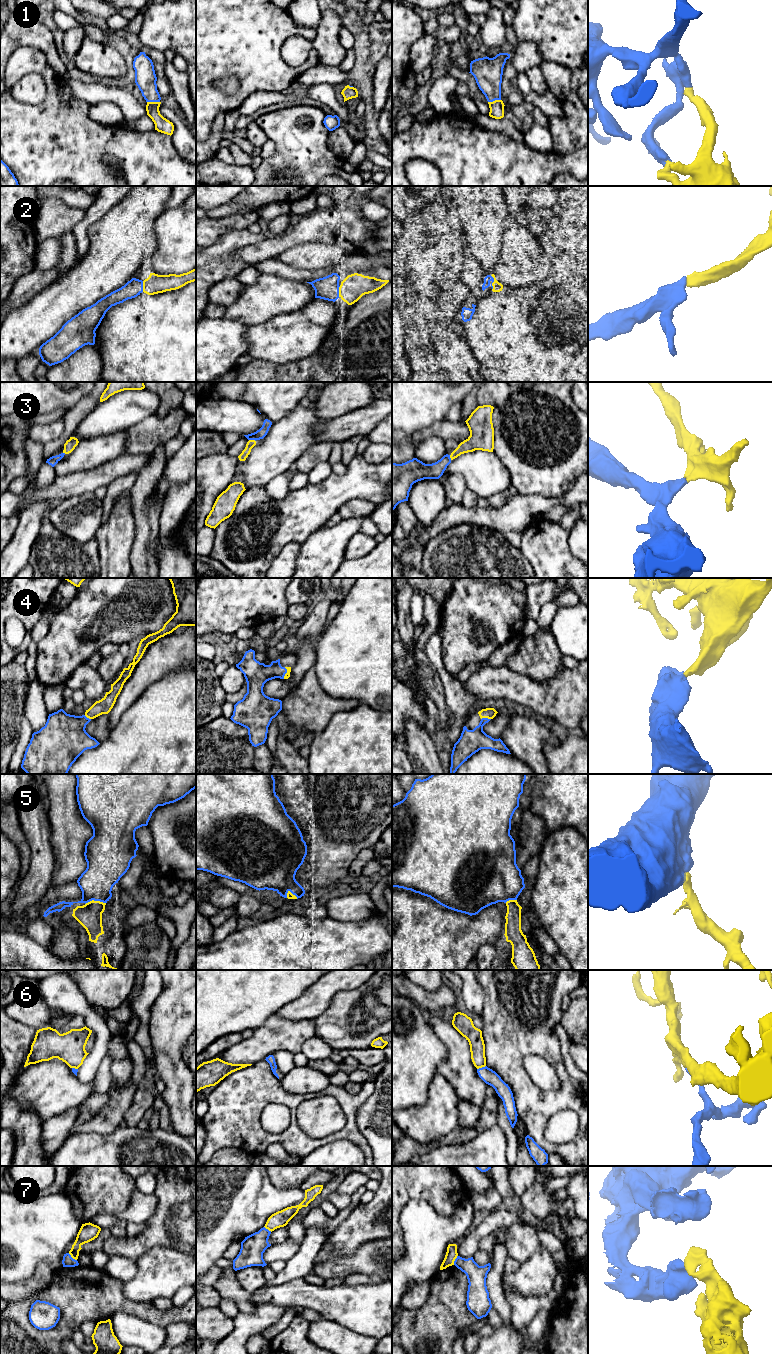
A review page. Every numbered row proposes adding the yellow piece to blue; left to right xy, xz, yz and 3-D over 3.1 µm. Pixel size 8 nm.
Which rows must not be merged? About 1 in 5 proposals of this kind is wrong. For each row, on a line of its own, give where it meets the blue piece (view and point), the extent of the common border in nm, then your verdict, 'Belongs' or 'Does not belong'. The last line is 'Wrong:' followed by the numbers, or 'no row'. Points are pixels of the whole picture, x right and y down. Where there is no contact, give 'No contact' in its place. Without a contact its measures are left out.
1: Touches blue at xy (153, 101). Shared border 100 nm. Belongs
2: Touches blue at yz (493, 281). Shared border 120 nm. Belongs
3: Touches blue at xz (252, 439). Shared border 60 nm. Belongs
4: Touches blue at yz (485, 718). Shared border 80 nm. Belongs
5: Touches blue at xy (95, 900). Shared border 170 nm. Belongs
6: Touches blue at yz (482, 1067). Shared border 80 nm. Belongs
7: Touches blue at xy (71, 1257). Shared border 90 nm. Does not belong
Wrong: 7

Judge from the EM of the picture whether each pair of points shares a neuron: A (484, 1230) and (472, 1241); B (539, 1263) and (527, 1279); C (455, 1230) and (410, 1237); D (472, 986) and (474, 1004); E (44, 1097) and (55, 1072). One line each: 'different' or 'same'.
A: same
B: same
C: same
D: same
E: same

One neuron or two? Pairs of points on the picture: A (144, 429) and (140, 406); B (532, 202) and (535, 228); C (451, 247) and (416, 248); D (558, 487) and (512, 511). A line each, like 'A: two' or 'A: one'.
A: two
B: two
C: one
D: two

